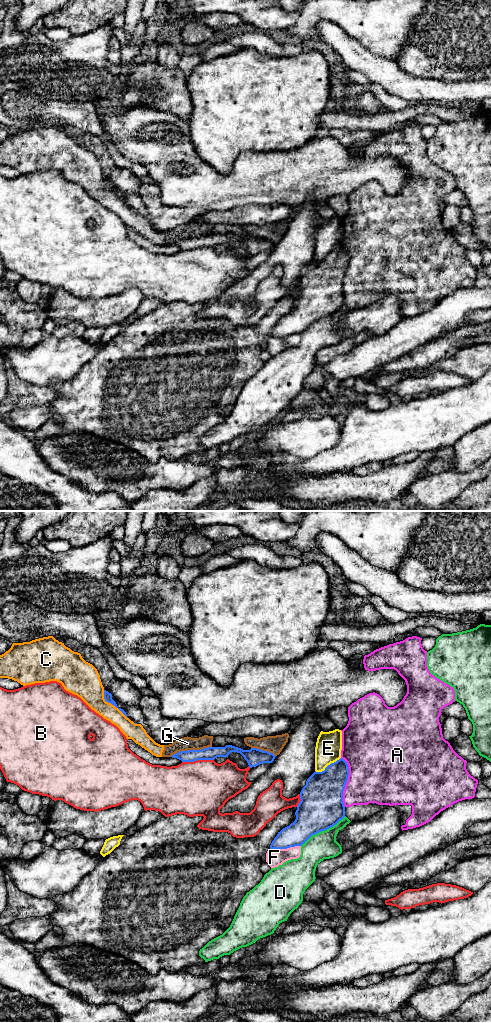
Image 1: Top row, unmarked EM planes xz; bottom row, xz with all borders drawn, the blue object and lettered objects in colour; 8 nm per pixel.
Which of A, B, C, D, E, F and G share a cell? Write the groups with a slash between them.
A / B / C G / D / E / F

